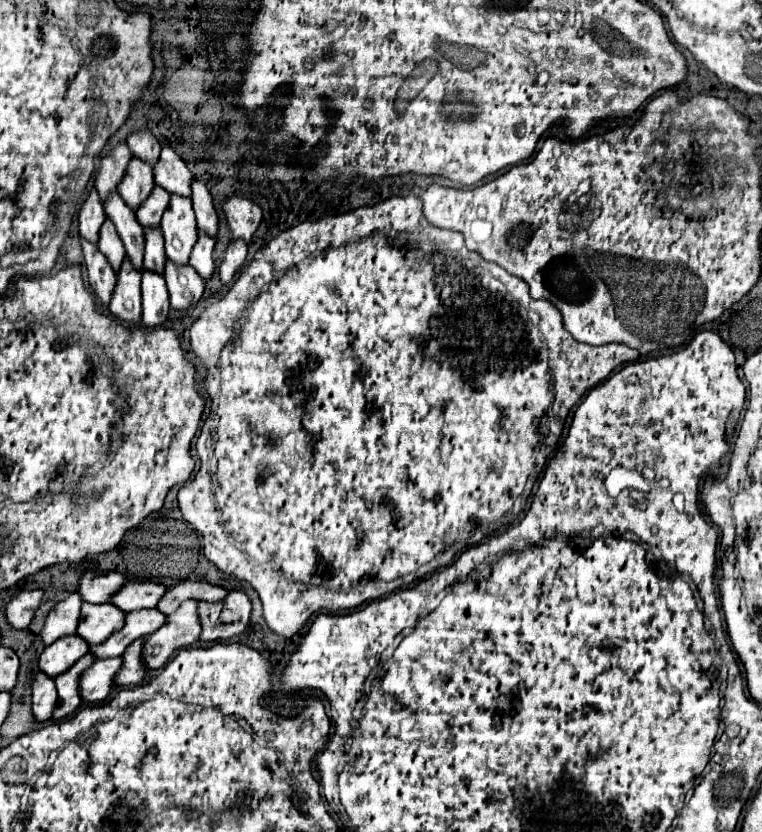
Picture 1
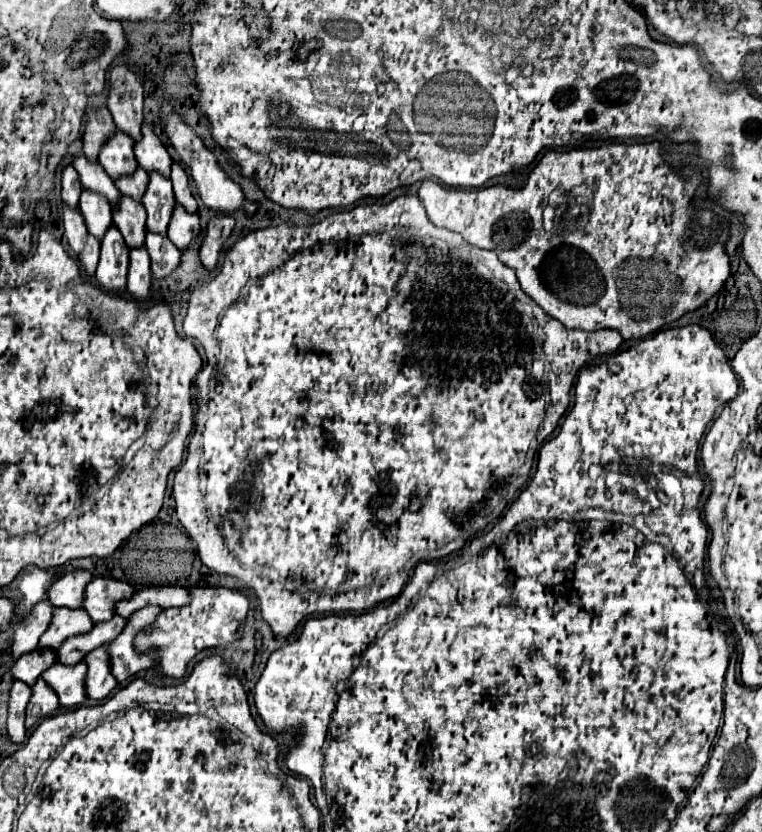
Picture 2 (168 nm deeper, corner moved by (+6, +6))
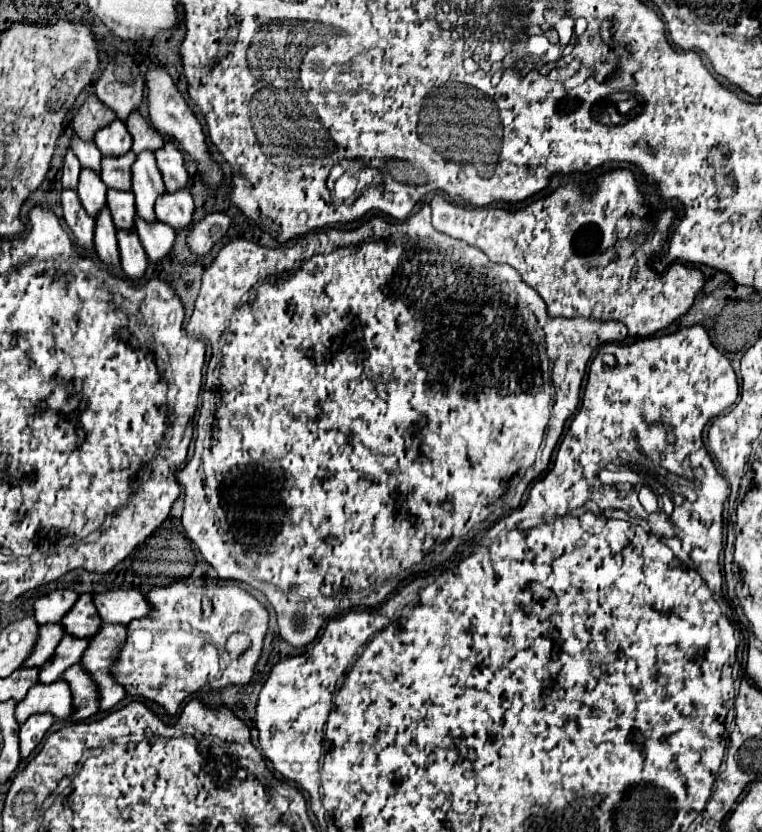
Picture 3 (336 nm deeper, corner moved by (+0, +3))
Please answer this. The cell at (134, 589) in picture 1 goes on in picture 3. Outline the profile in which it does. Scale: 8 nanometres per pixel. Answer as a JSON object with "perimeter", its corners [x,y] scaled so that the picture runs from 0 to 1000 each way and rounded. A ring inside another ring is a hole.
{"perimeter":[[[106,715],[101,725],[83,739],[77,751],[93,766],[119,766],[119,761],[125,761],[125,756],[130,756],[133,751],[119,715]]]}

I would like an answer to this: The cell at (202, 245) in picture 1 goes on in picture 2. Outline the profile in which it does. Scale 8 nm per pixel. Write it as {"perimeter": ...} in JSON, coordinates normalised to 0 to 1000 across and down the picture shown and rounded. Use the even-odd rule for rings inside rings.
{"perimeter":[[[232,248],[232,252],[227,255],[227,267],[222,267],[222,288],[238,303],[243,303],[261,281],[264,281],[261,260],[259,257],[245,257],[240,252],[240,248]]]}

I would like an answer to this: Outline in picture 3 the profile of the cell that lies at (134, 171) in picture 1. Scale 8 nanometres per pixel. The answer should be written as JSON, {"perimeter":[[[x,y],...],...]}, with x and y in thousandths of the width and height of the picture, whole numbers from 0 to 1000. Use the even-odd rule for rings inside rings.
{"perimeter":[[[151,143],[148,148],[133,153],[125,165],[122,165],[125,174],[130,177],[133,184],[140,186],[156,186],[156,184],[167,184],[172,179],[172,162],[167,160],[167,153],[161,145]]]}

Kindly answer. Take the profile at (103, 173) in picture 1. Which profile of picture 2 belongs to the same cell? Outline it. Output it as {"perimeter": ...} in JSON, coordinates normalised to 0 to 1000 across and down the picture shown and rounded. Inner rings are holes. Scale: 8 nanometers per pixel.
{"perimeter":[[[127,130],[119,137],[112,151],[112,161],[109,161],[109,168],[112,168],[109,183],[117,195],[127,195],[133,178],[148,163],[148,159],[151,159],[151,147],[146,142],[146,135],[140,130]]]}

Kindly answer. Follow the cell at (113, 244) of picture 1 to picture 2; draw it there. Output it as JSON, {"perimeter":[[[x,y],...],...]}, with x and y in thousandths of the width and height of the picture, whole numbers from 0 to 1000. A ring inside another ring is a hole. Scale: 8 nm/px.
{"perimeter":[[[109,228],[104,252],[112,260],[117,281],[135,288],[135,284],[140,281],[140,276],[148,269],[148,257],[146,257],[143,243],[138,243],[138,238],[133,238],[130,233],[117,233],[117,228]]]}

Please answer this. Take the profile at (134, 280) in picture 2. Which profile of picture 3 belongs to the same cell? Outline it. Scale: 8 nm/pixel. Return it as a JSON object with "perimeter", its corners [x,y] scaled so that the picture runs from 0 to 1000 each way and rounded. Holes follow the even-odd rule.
{"perimeter":[[[154,278],[154,292],[156,292],[156,309],[159,309],[159,321],[167,333],[182,335],[188,333],[193,323],[193,306],[188,304],[185,290],[177,278]]]}

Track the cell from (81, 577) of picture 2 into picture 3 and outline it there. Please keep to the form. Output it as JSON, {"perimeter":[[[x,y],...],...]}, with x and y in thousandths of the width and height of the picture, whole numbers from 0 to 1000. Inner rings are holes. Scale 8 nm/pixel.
{"perimeter":[[[72,708],[62,715],[54,715],[43,725],[43,742],[49,751],[59,749],[77,749],[83,737],[93,732],[93,727],[101,722],[101,713],[93,708]]]}

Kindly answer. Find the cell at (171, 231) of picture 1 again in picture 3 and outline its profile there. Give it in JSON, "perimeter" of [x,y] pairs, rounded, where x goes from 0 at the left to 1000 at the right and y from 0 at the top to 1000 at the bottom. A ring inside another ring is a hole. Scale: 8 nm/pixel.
{"perimeter":[[[188,181],[180,186],[172,201],[172,230],[177,234],[180,258],[190,266],[203,266],[203,237],[214,230],[214,213],[209,213],[209,203],[203,198],[203,186],[198,181]]]}

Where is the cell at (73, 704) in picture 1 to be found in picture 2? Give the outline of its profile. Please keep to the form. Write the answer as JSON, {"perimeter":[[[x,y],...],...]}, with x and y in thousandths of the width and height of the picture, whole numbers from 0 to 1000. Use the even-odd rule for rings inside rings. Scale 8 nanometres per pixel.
{"perimeter":[[[51,815],[49,822],[43,825],[43,839],[38,841],[38,853],[35,853],[35,877],[43,875],[51,865],[70,861],[70,856],[77,851],[77,837],[72,834],[72,829],[56,817]]]}

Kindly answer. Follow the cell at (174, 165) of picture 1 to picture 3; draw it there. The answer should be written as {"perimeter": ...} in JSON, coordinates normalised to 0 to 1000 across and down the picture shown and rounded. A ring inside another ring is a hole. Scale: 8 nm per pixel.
{"perimeter":[[[175,133],[167,143],[164,143],[164,153],[175,165],[175,181],[182,184],[182,179],[209,179],[209,174],[214,174],[214,165],[185,141],[182,133]]]}

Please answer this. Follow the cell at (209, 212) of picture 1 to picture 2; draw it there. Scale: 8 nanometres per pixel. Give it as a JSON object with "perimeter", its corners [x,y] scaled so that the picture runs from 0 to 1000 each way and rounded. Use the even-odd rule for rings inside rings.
{"perimeter":[[[232,195],[227,197],[224,219],[227,219],[227,231],[230,231],[232,243],[235,243],[248,257],[259,257],[259,240],[256,240],[256,236],[253,236],[253,231],[251,231],[248,212],[245,212],[245,207],[243,207]]]}

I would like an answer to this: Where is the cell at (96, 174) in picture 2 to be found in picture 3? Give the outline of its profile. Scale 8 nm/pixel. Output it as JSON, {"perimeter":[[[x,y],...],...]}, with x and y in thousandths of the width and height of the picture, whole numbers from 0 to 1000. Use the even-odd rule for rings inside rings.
{"perimeter":[[[101,162],[93,165],[93,181],[101,186],[109,201],[125,203],[130,208],[130,194],[133,194],[133,181],[122,169],[109,169]]]}

